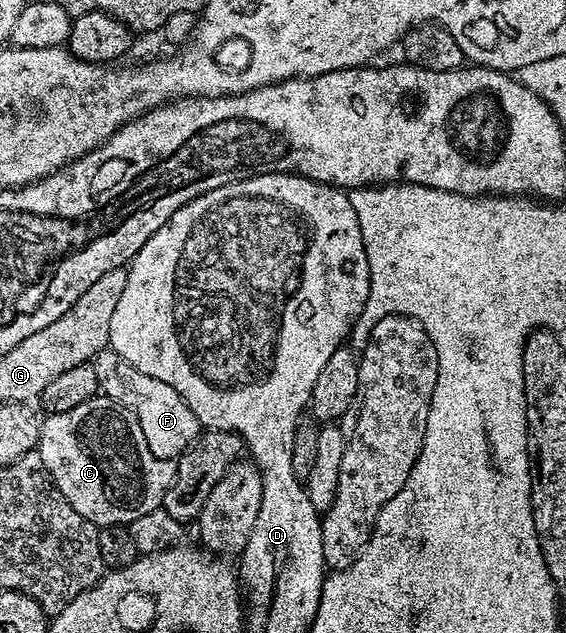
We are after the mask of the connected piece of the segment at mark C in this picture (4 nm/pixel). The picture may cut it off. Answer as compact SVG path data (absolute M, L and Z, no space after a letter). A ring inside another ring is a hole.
M98 395L87 399L87 403L79 403L79 407L71 407L71 411L50 413L41 422L41 440L37 442L36 452L41 454L43 463L63 499L98 527L102 525L128 525L130 521L139 519L139 515L147 515L147 511L162 508L165 492L171 487L177 466L172 460L157 457L147 447L147 439L143 435L143 427L136 415L122 405L116 405L110 397Z

